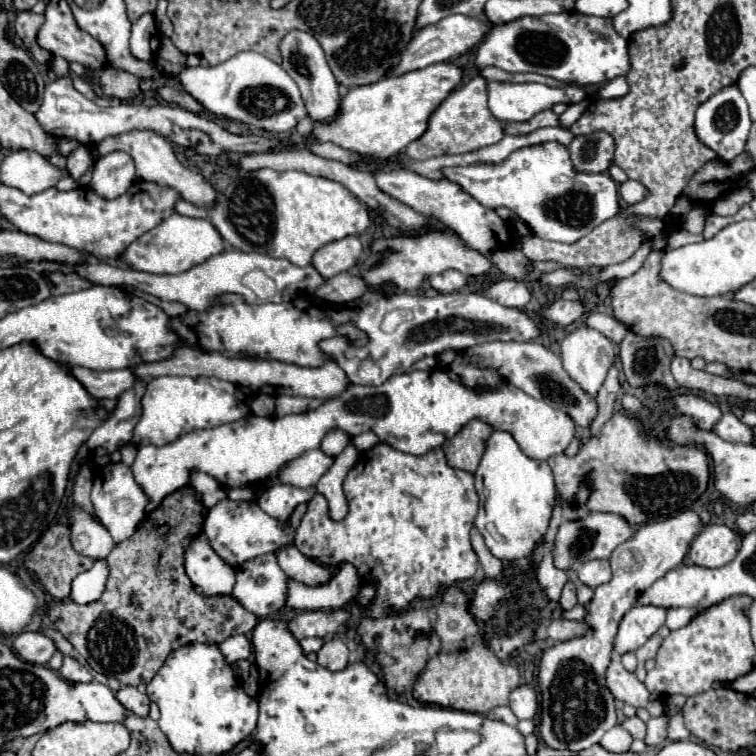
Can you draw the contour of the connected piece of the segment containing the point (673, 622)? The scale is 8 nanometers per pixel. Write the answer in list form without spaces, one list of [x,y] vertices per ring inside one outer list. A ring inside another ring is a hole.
[[[674,607],[674,609],[668,609],[668,617],[666,617],[666,627],[670,631],[674,629],[680,629],[684,625],[688,625],[688,621],[692,617],[696,617],[696,613],[702,613],[704,609],[688,609],[688,607]]]

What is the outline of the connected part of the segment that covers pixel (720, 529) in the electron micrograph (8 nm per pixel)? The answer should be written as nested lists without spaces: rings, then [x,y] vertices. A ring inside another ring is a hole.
[[[706,525],[690,545],[688,557],[700,567],[722,567],[738,553],[738,535],[726,525]]]

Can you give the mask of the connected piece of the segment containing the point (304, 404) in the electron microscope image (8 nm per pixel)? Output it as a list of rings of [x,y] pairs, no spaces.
[[[278,395],[276,397],[276,411],[274,415],[284,417],[290,413],[306,413],[322,405],[320,399],[308,399],[308,397],[292,397],[292,395]]]

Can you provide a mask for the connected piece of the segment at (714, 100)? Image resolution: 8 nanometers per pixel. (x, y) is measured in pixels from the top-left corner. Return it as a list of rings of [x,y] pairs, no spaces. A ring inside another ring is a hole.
[[[736,85],[724,87],[716,95],[712,95],[708,101],[704,101],[698,107],[696,121],[694,121],[696,137],[724,161],[732,161],[736,155],[740,155],[744,151],[744,143],[748,139],[750,125],[752,125],[752,121],[748,115],[748,103],[744,101],[744,97]]]

